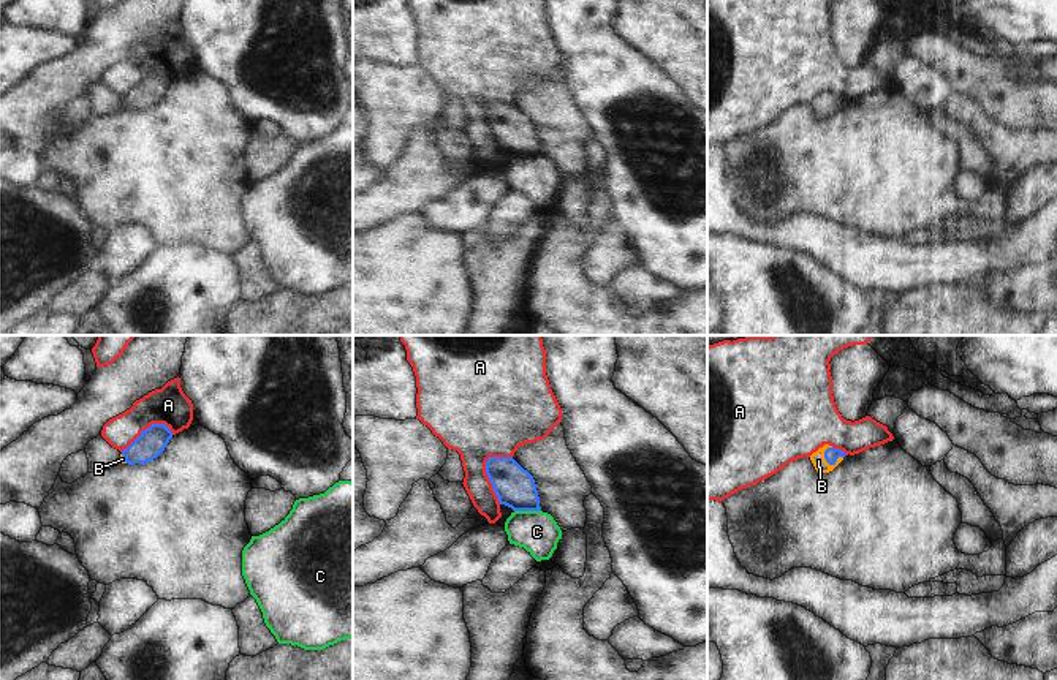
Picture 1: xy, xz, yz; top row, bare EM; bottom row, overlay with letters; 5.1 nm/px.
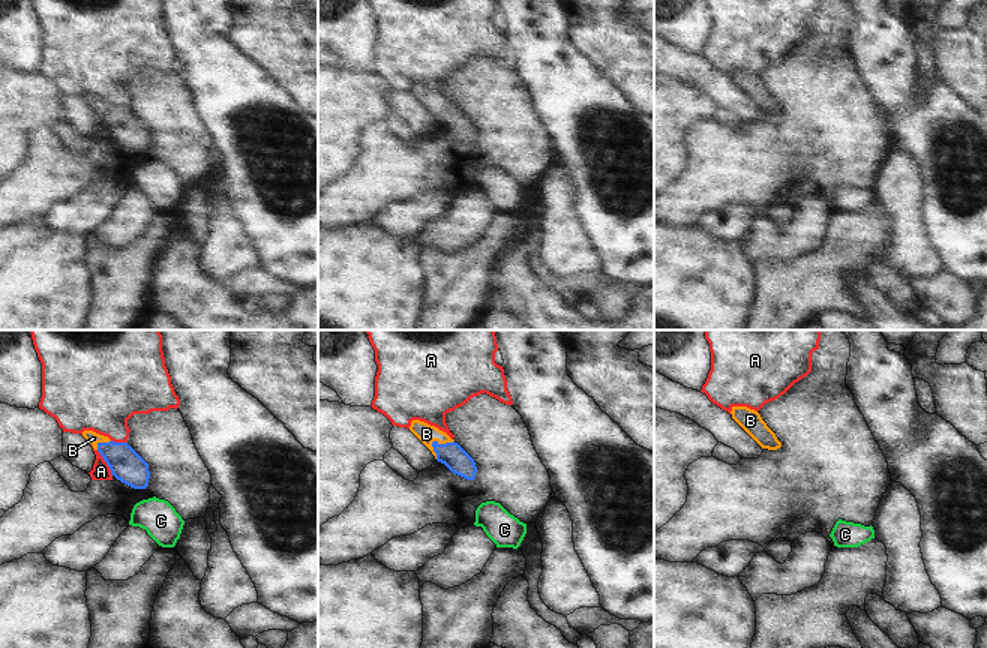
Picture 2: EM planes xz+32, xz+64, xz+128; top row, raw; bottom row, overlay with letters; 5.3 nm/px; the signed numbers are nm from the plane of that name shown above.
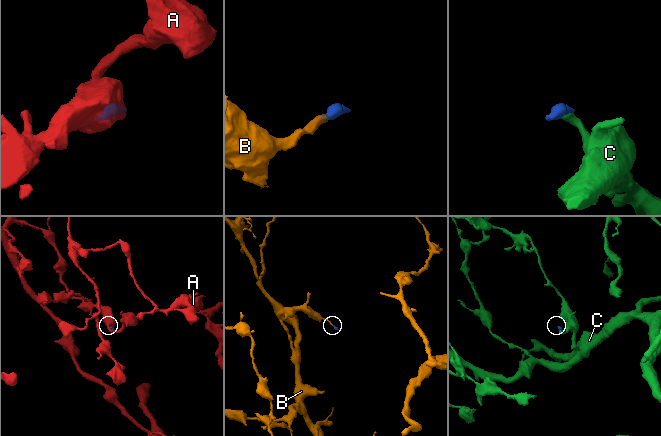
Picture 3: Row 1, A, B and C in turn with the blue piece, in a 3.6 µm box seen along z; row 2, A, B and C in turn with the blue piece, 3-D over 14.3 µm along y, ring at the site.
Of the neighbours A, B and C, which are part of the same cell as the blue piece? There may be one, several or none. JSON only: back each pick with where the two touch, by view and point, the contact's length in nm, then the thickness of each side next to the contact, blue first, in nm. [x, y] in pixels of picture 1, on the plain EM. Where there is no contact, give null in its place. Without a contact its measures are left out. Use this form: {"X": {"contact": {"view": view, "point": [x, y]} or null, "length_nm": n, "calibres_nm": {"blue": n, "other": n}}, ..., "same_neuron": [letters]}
{"B": {"contact": {"view": "yz", "point": [829, 109]}, "length_nm": 110, "calibres_nm": {"blue": 80, "other": 70}}, "same_neuron": ["B"]}

